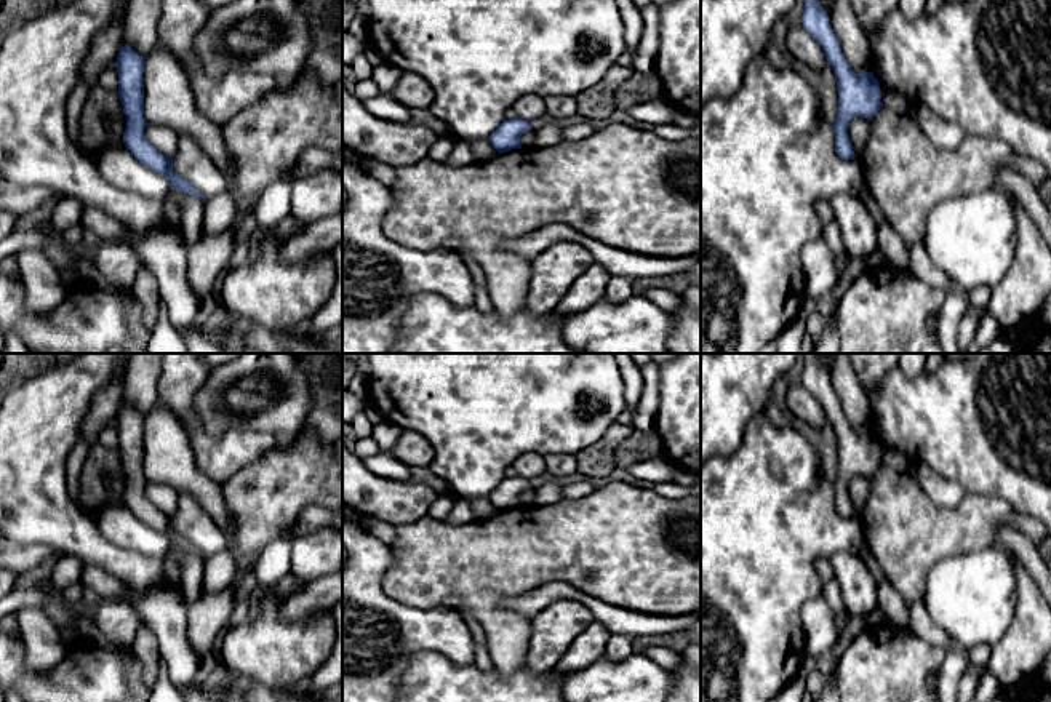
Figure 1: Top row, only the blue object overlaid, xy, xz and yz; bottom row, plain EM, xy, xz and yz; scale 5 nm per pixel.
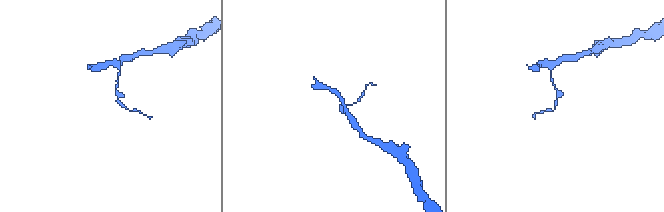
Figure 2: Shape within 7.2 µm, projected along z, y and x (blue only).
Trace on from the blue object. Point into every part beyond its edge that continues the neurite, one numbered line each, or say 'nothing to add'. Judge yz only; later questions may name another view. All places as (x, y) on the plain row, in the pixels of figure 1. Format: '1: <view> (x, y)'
nothing to add

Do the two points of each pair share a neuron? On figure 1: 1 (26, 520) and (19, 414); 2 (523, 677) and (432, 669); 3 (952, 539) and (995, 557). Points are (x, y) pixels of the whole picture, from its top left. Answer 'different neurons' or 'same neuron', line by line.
1: same neuron
2: same neuron
3: different neurons

